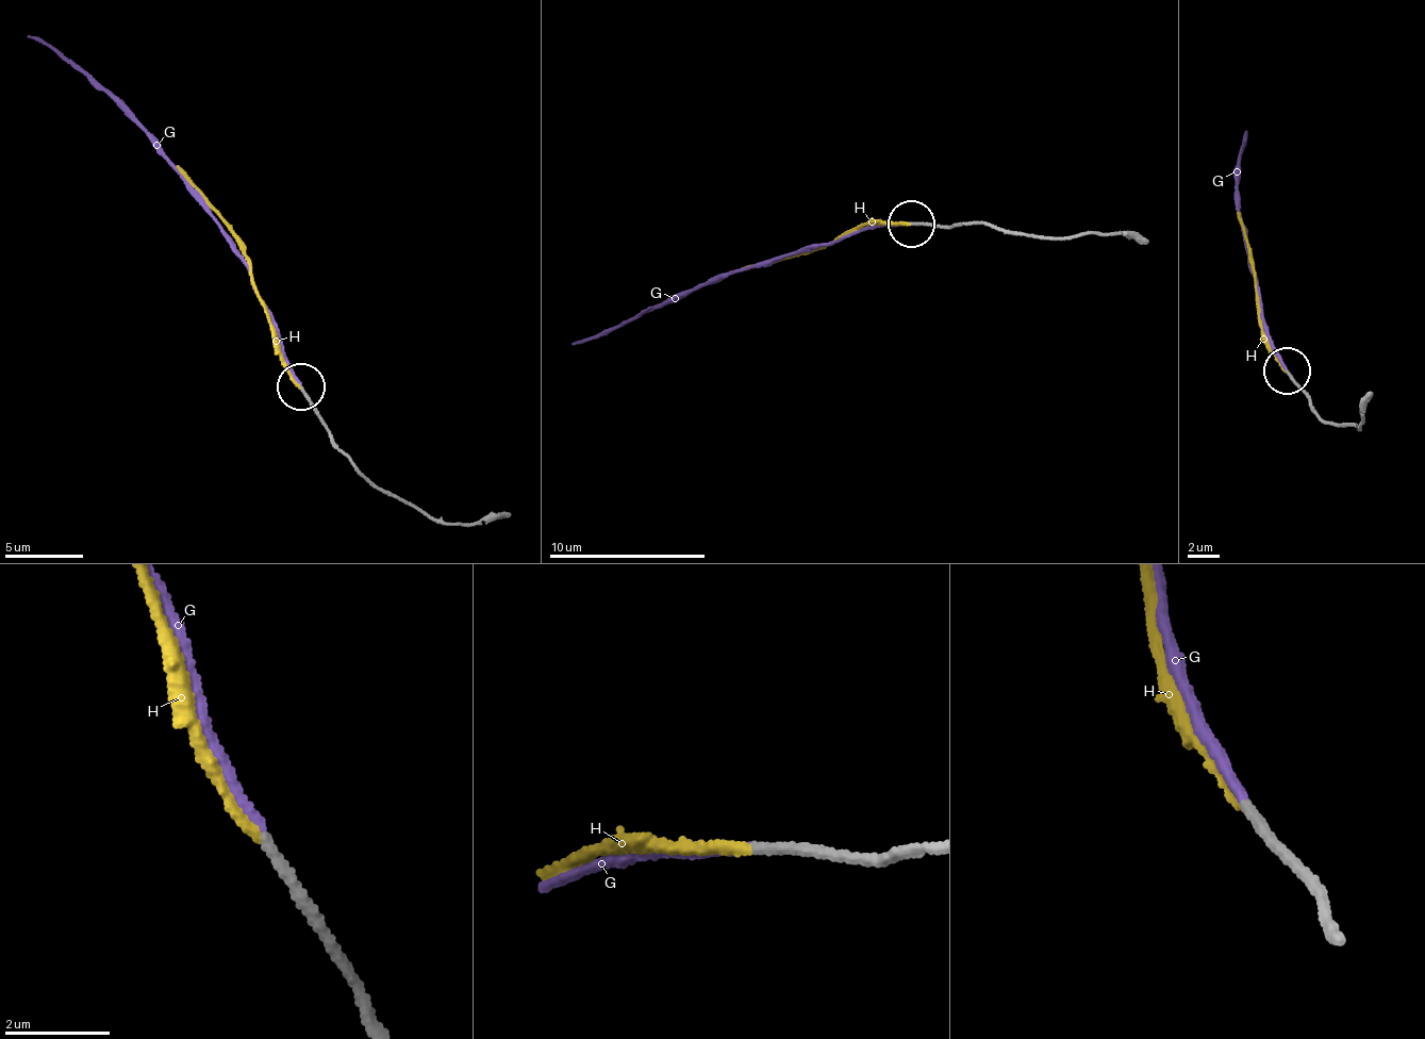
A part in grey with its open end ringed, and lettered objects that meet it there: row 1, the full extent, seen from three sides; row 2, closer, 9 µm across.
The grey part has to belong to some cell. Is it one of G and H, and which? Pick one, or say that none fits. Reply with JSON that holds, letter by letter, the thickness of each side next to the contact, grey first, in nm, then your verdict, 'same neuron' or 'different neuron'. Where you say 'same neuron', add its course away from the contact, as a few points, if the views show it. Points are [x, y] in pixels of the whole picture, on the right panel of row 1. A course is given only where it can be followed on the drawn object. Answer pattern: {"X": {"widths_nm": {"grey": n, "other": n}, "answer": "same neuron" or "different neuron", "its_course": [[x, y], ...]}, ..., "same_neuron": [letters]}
{"G": {"widths_nm": {"grey": 220, "other": 180}, "answer": "different neuron"}, "H": {"widths_nm": {"grey": 220, "other": 200}, "answer": "same neuron", "its_course": [[1286, 373], [1260, 325], [1255, 262], [1238, 213]]}, "same_neuron": ["H"]}

